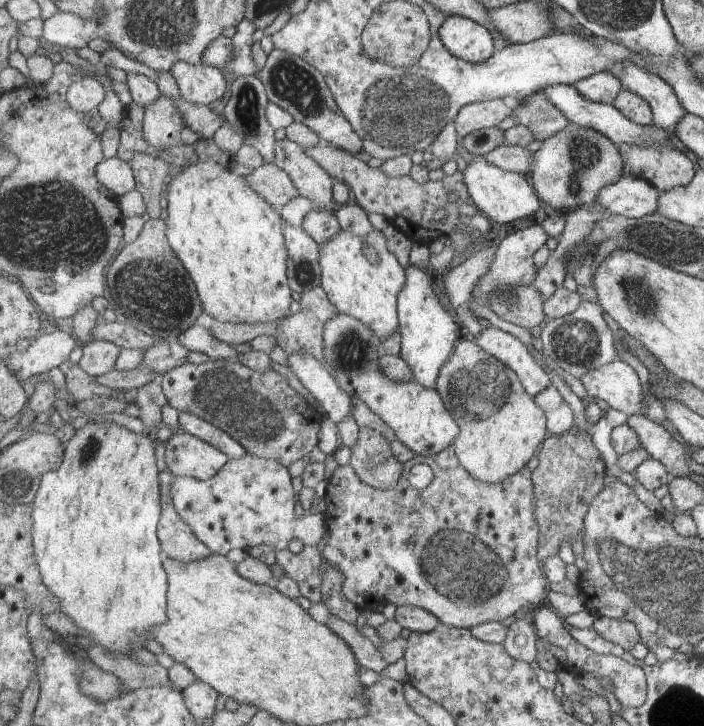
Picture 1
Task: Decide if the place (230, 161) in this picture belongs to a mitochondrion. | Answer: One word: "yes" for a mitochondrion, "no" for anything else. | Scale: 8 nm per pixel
no

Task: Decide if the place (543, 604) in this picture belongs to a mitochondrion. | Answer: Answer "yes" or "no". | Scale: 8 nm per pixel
no

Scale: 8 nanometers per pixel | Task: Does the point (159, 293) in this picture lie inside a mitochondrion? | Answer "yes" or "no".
yes

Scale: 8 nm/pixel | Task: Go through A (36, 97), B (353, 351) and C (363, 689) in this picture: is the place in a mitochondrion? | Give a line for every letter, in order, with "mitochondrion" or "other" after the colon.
A: other
B: mitochondrion
C: other

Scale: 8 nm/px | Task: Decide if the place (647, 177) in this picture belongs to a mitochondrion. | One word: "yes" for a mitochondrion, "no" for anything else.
no

